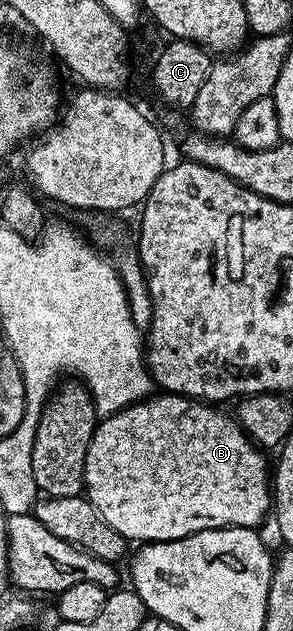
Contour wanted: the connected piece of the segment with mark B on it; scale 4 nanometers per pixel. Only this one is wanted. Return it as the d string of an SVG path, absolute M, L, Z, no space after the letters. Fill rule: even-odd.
M159 392L151 395L135 405L121 409L119 413L112 414L111 417L102 417L97 422L95 433L92 435L91 442L88 444L86 466L83 471L85 481L85 496L100 511L102 518L108 523L108 527L116 527L120 535L124 535L127 542L149 543L151 541L175 541L184 539L193 533L199 533L205 529L253 529L259 528L258 524L265 519L266 513L272 509L272 469L266 466L267 454L259 446L251 441L250 436L242 429L233 416L221 413L221 408L205 401L195 401L192 397L182 397L178 393Z

